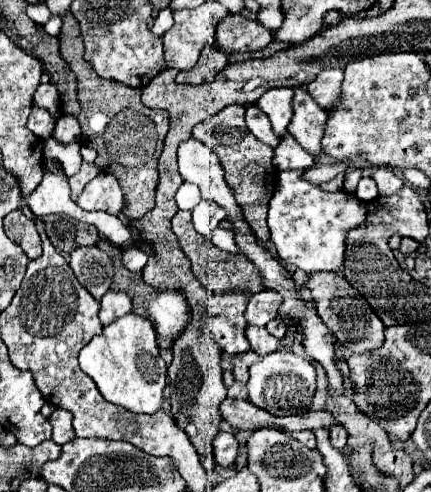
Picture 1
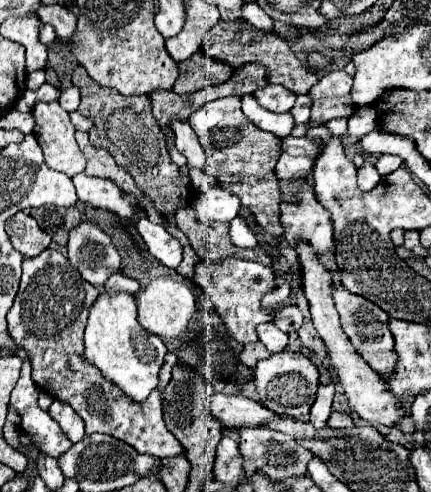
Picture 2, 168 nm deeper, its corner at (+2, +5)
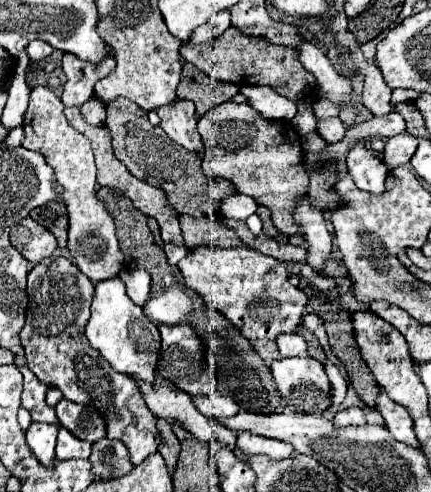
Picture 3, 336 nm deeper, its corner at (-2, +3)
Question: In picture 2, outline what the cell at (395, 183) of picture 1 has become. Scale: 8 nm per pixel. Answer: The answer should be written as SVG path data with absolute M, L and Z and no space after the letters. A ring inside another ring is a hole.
M382 154L376 160L376 168L380 172L380 176L388 176L390 172L398 170L402 166L402 158L400 156L392 156L392 154Z

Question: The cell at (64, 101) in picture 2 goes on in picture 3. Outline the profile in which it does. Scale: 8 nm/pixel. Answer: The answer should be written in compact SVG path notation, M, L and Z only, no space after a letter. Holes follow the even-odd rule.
M62 54L62 68L68 78L68 82L64 84L62 102L66 106L82 106L92 96L94 84L104 78L102 74L112 72L114 60L104 58L98 66L94 66L92 62L80 60L74 54Z

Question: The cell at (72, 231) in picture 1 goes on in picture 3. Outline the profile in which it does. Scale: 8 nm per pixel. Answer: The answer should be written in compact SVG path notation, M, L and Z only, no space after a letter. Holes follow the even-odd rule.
M48 202L46 206L40 206L40 208L34 208L30 212L30 218L36 220L38 224L46 226L58 240L58 246L60 248L66 248L66 242L68 242L68 210L66 210L66 204L62 202Z

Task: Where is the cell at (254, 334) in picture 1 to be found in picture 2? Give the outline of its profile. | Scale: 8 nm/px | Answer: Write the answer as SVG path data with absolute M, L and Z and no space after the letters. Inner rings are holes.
M272 322L260 324L260 326L256 328L256 332L258 332L260 342L262 342L272 354L282 352L282 350L288 346L288 334L282 332L282 330L278 330Z

